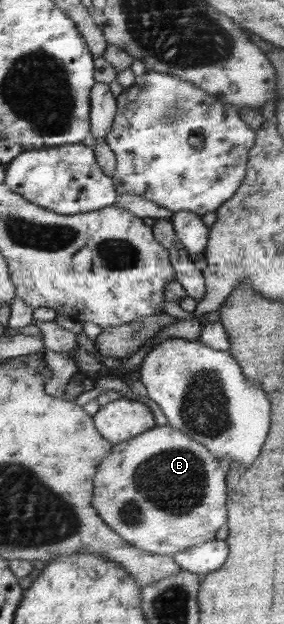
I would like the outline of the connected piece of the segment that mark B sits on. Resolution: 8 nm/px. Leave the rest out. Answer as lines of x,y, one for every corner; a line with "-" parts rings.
169,424
153,427
152,430
145,431
144,434
137,435
134,439
113,445
112,452
109,453
108,458
105,458
104,462
101,463
97,474
95,474
95,478
93,478
95,483
92,507
97,511
97,515
99,515
109,527
113,528
113,531
118,532
125,540
133,544
133,547
141,548
143,551
152,554
171,556
188,547
215,540
215,533
219,531
219,527
227,523
228,507
225,507
225,503
228,503
228,481
225,481
225,479
228,479
227,475
229,475
229,469
230,465
215,459
213,454
209,452
203,444
197,443
196,440
193,440
181,430
171,427

